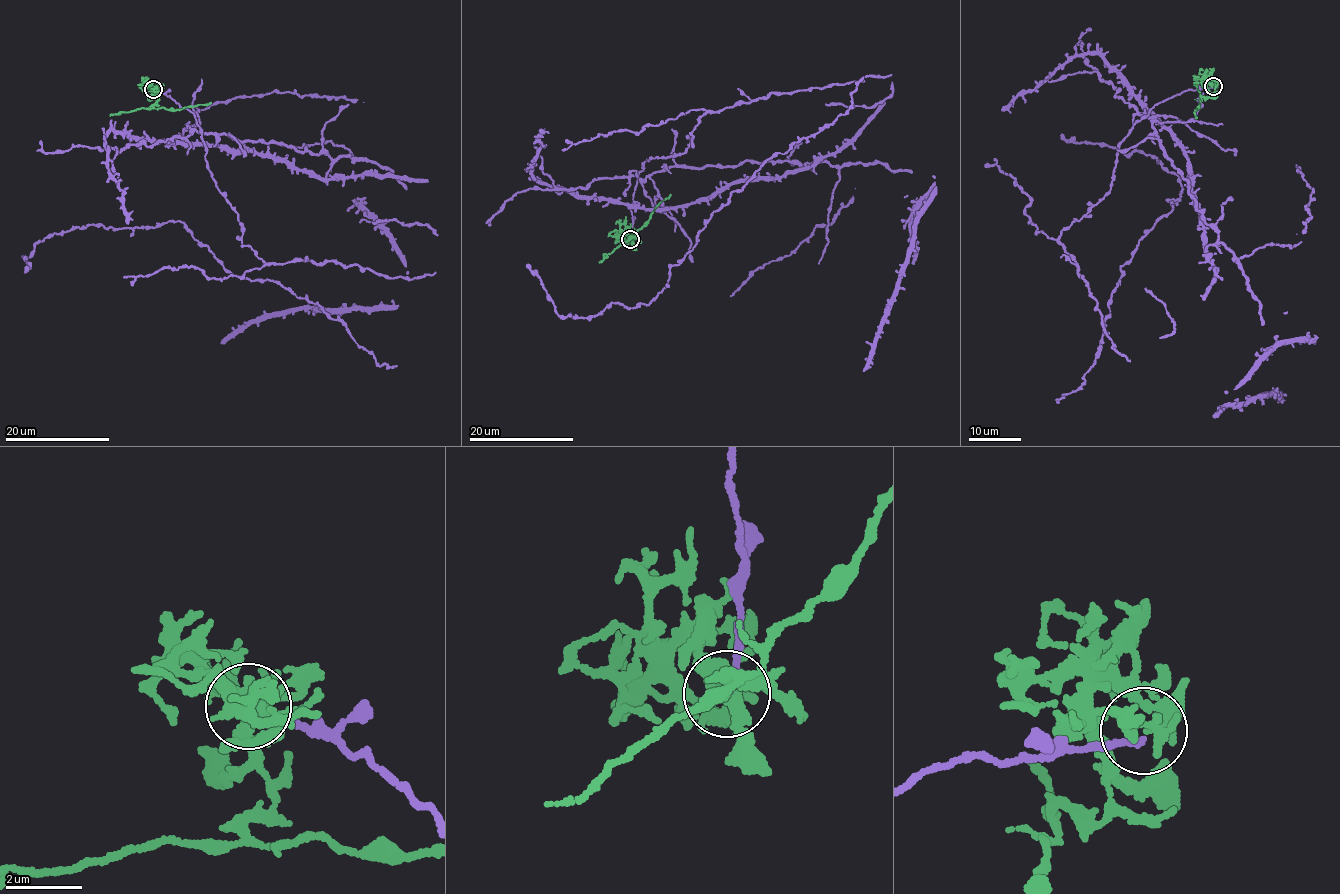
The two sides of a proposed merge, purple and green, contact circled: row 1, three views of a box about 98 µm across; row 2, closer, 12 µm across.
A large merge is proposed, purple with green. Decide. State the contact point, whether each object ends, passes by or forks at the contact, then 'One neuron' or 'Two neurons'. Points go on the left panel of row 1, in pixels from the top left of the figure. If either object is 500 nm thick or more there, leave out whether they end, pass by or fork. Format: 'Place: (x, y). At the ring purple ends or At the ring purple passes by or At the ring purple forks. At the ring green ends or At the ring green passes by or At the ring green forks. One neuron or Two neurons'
Place: (153, 89). At the ring purple ends. At the ring green forks. Two neurons

